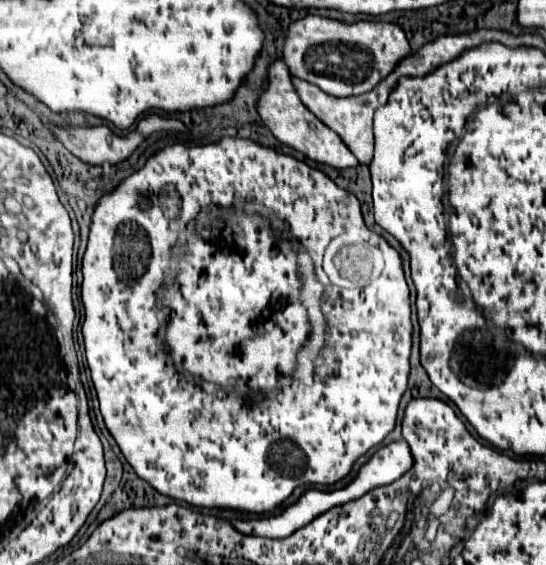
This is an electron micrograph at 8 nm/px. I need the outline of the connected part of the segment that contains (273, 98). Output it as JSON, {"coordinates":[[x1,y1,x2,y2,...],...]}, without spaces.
{"coordinates":[[276,59,268,65,268,87,262,91,262,95,256,103,258,103,256,111,262,119,262,123,284,145,294,147,296,151,304,153,312,161,328,163,336,169,346,169,346,167,358,165,358,159,352,155,352,151,346,147,346,143,302,105,302,101,294,93,294,87,290,85,290,71,286,71,286,65,282,59]]}

